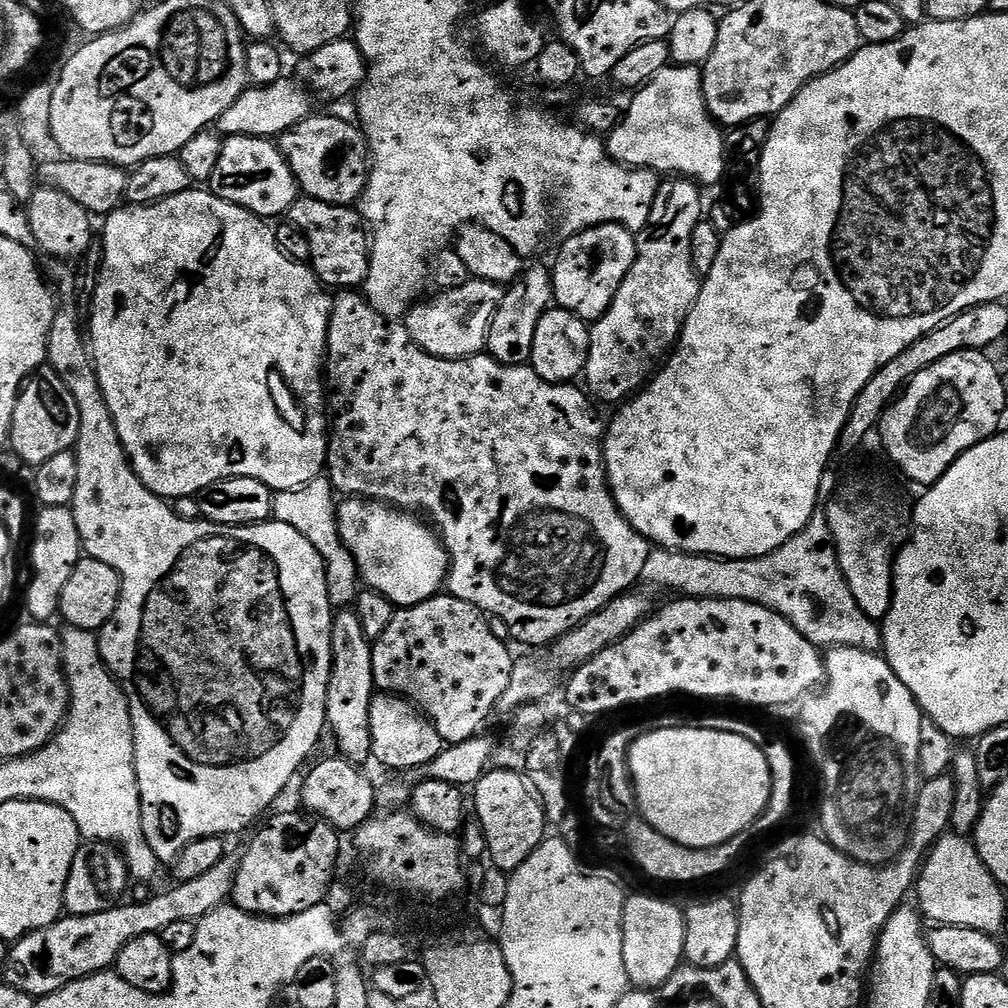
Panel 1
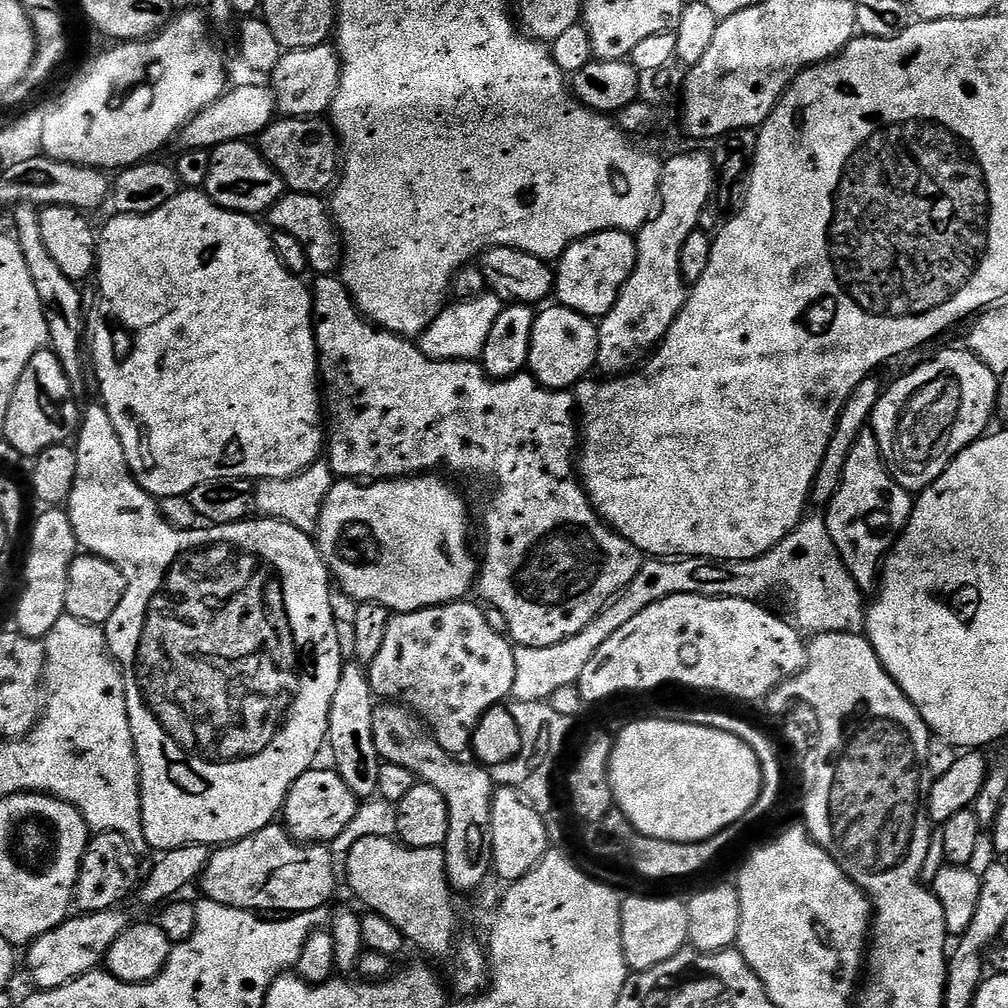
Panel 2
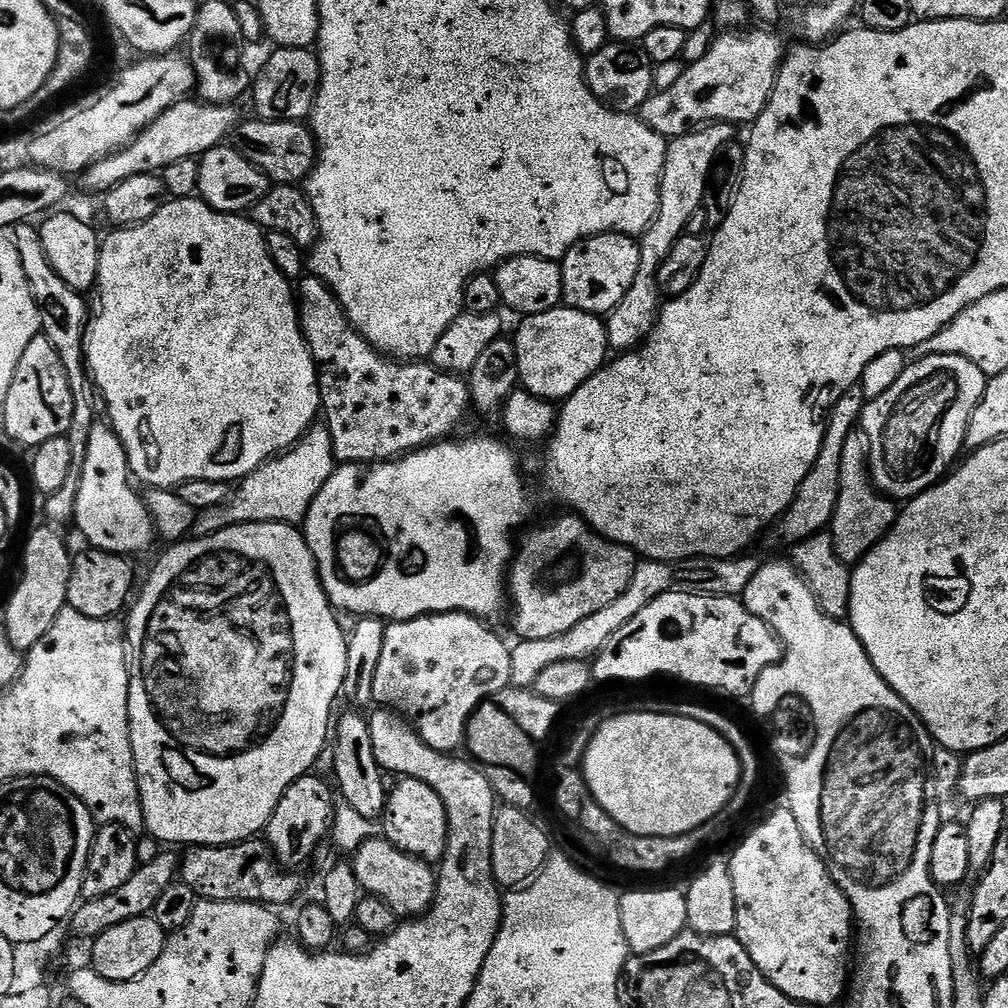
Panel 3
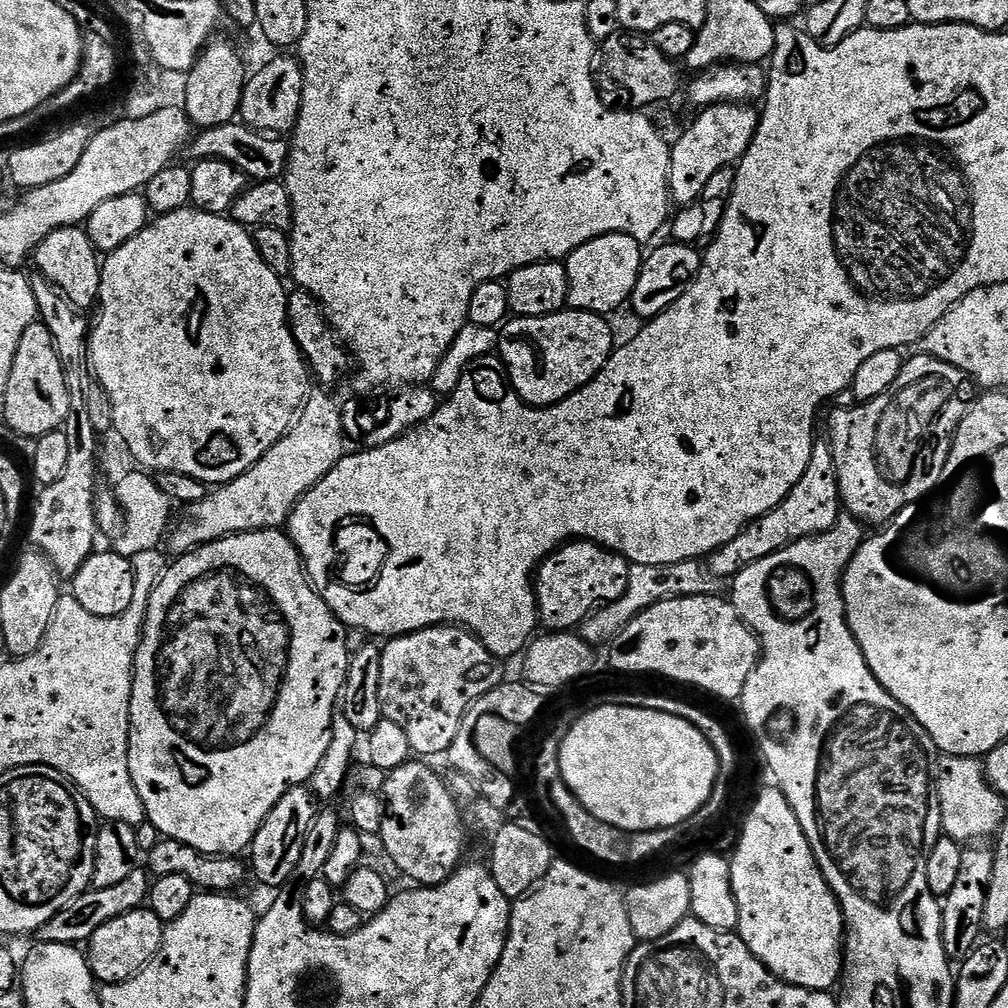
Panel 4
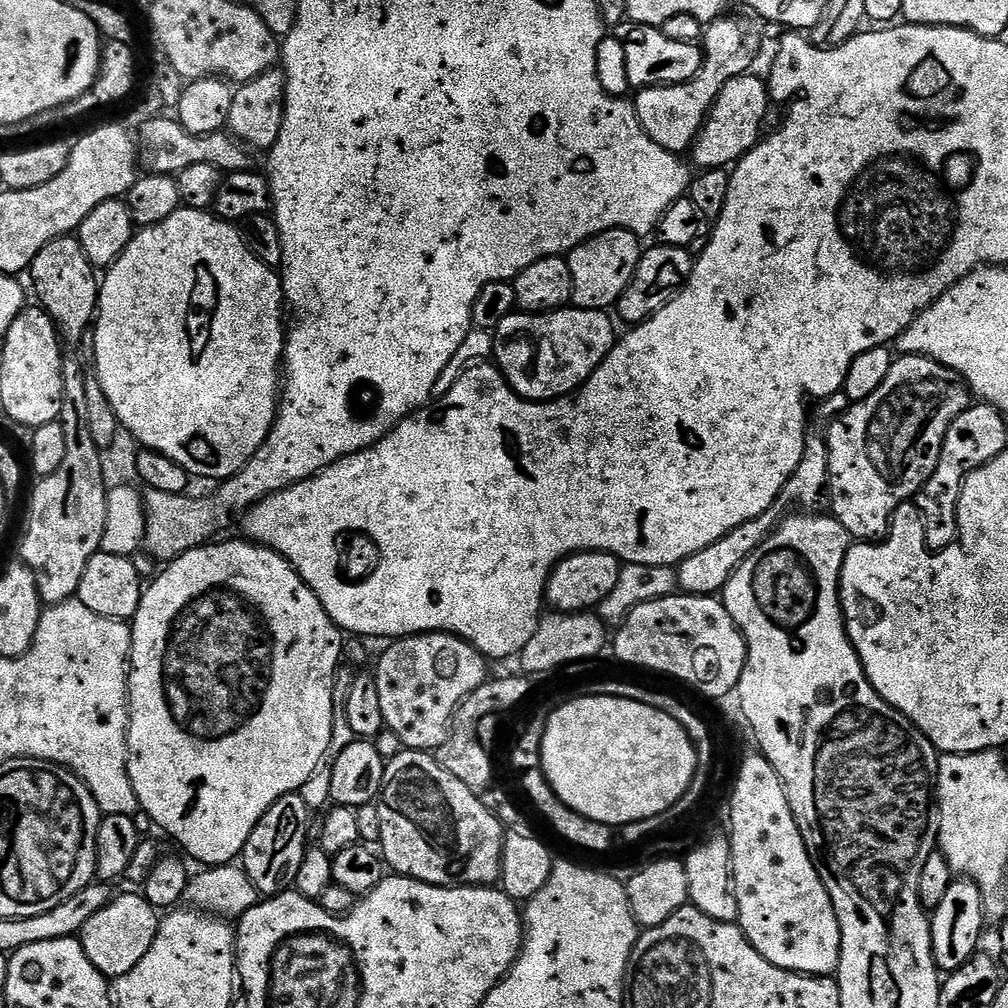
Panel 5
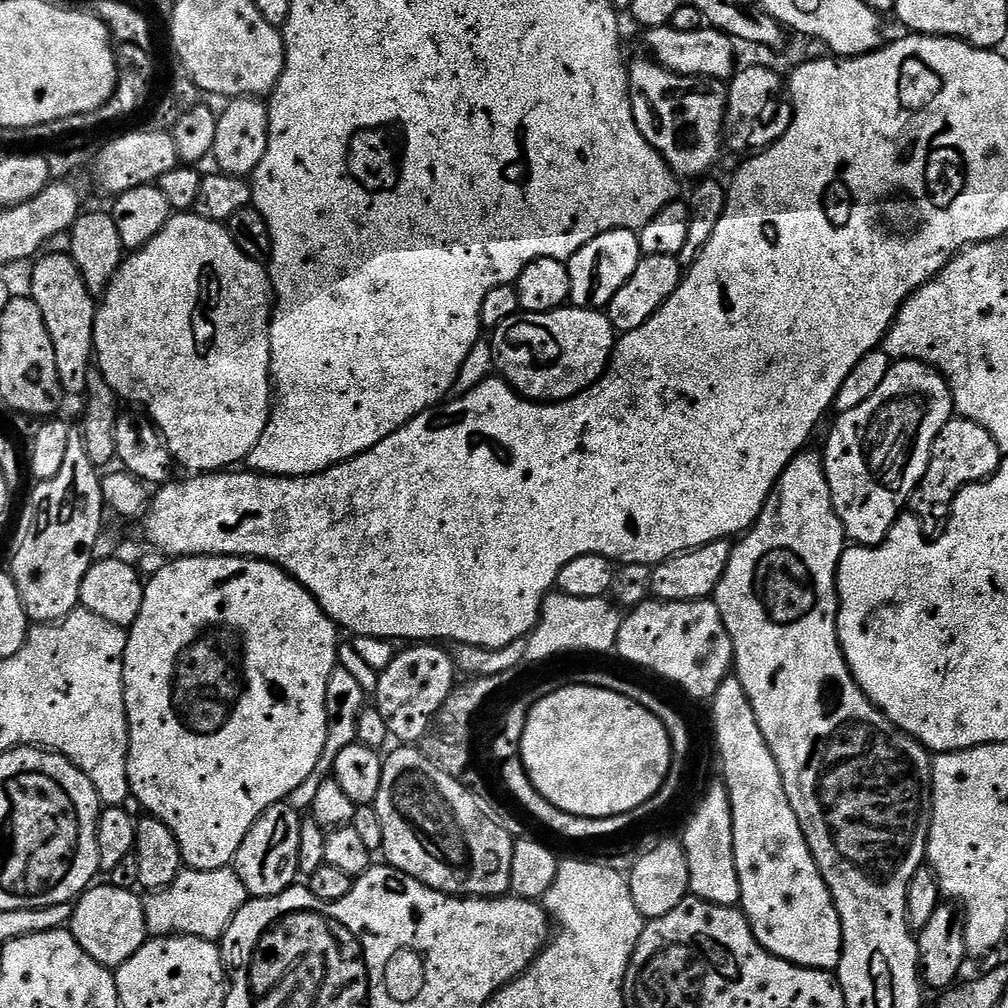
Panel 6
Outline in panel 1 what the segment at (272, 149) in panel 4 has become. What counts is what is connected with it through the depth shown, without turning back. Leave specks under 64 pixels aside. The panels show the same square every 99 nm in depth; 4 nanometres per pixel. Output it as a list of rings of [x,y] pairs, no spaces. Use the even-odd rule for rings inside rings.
[[[313,114],[300,120],[290,130],[286,130],[278,137],[280,153],[286,158],[290,170],[296,179],[297,189],[303,195],[310,198],[318,198],[318,202],[330,202],[331,204],[343,204],[352,206],[359,201],[364,187],[368,181],[368,169],[370,167],[370,153],[368,141],[363,132],[355,123],[343,120],[340,116],[319,116]]]

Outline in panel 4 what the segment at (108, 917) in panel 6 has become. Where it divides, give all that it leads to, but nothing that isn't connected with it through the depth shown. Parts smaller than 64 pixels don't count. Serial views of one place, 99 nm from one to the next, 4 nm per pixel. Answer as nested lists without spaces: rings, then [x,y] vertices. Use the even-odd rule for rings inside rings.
[[[147,906],[122,914],[106,922],[106,926],[98,926],[98,930],[94,930],[92,937],[86,941],[86,955],[92,975],[101,985],[121,984],[129,980],[148,965],[154,954],[158,954],[165,927],[165,921],[160,920],[158,914],[154,914]]]

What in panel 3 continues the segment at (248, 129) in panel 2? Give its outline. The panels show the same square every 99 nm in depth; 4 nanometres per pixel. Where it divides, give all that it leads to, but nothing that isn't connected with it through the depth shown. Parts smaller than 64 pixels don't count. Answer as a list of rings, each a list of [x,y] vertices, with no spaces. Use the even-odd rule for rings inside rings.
[[[199,98],[182,99],[167,108],[153,124],[141,130],[127,148],[111,152],[97,164],[91,164],[83,173],[84,184],[92,192],[105,194],[135,175],[163,173],[166,166],[182,158],[196,160],[211,148],[221,147],[227,141],[224,139],[235,133],[236,125],[242,120],[236,110],[230,104],[206,104]]]

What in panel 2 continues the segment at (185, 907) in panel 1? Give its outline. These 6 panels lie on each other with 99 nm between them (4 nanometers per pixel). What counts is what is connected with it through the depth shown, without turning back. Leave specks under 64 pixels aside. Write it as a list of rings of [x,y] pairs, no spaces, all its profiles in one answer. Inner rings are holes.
[[[124,910],[73,915],[27,945],[28,972],[35,987],[57,988],[69,980],[77,980],[82,974],[97,971],[107,961],[112,943],[130,926],[127,914],[120,911]]]

